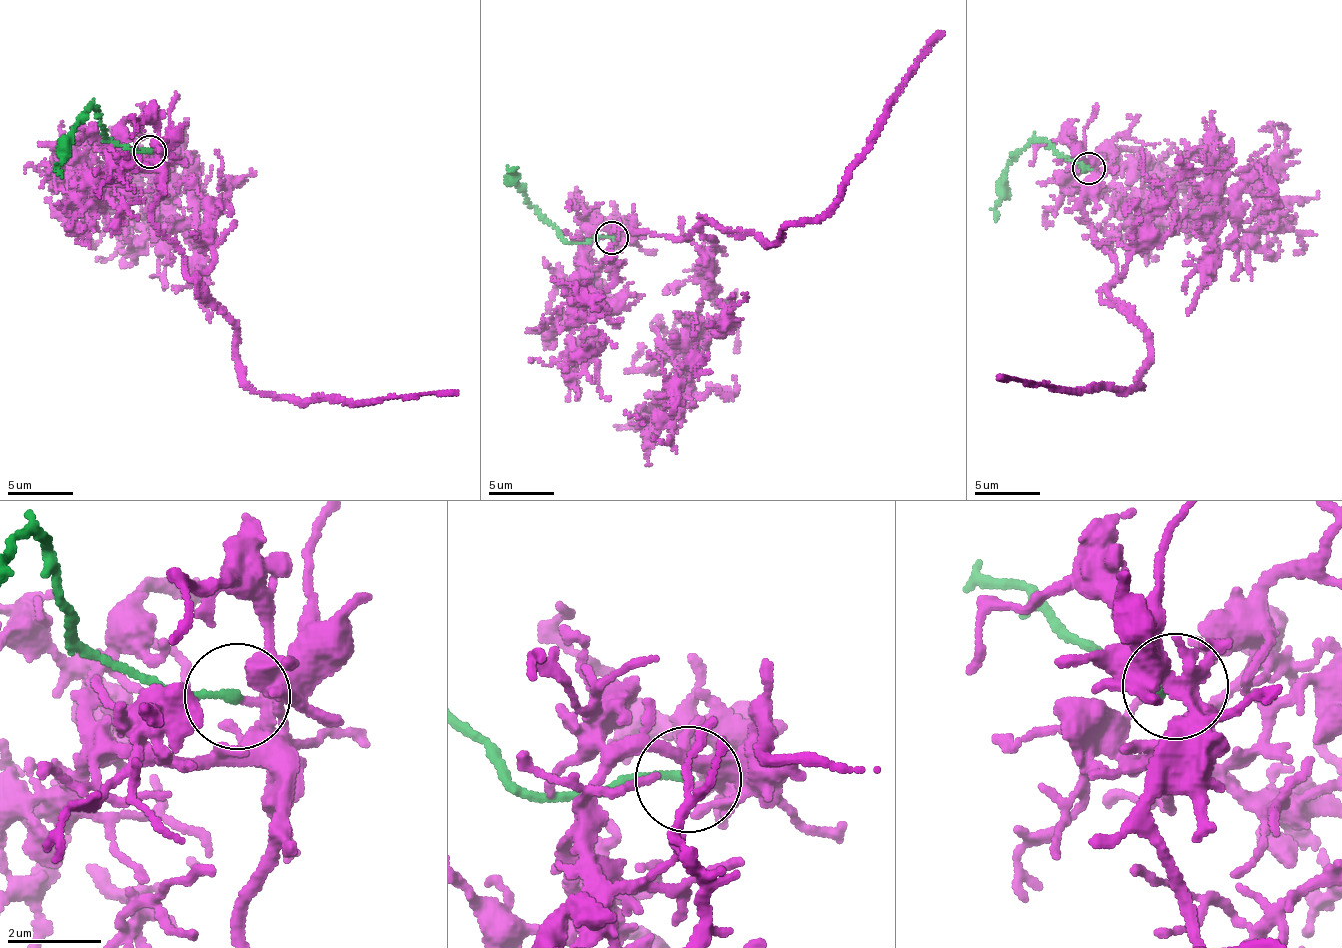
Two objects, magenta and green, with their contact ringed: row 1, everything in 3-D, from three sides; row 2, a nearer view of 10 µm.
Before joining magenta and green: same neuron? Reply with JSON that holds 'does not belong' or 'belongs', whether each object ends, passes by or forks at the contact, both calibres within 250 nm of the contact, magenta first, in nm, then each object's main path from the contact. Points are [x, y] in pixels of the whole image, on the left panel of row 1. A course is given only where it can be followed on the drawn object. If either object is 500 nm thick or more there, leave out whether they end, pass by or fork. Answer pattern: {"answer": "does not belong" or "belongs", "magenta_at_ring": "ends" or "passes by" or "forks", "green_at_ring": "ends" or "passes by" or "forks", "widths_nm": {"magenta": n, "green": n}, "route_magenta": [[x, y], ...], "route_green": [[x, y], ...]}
{"answer": "does not belong", "magenta_at_ring": "passes by", "green_at_ring": "ends", "widths_nm": {"magenta": 150, "green": 190}, "route_magenta": [[150, 153], [153, 221], [236, 331], [237, 371], [259, 392], [457, 394]], "route_green": [[151, 152], [132, 151], [108, 141], [96, 110], [90, 108], [75, 127], [69, 156], [58, 167], [61, 177]]}

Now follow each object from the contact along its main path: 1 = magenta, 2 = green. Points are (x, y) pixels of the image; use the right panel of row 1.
1: (1091, 169), (1081, 203), (1116, 264), (1108, 291), (1142, 327), (1149, 366), (1131, 390), (1000, 378)
2: (1088, 169), (1082, 171), (1081, 165), (1045, 141), (1033, 142), (1007, 167), (1005, 197), (994, 212), (995, 221)

